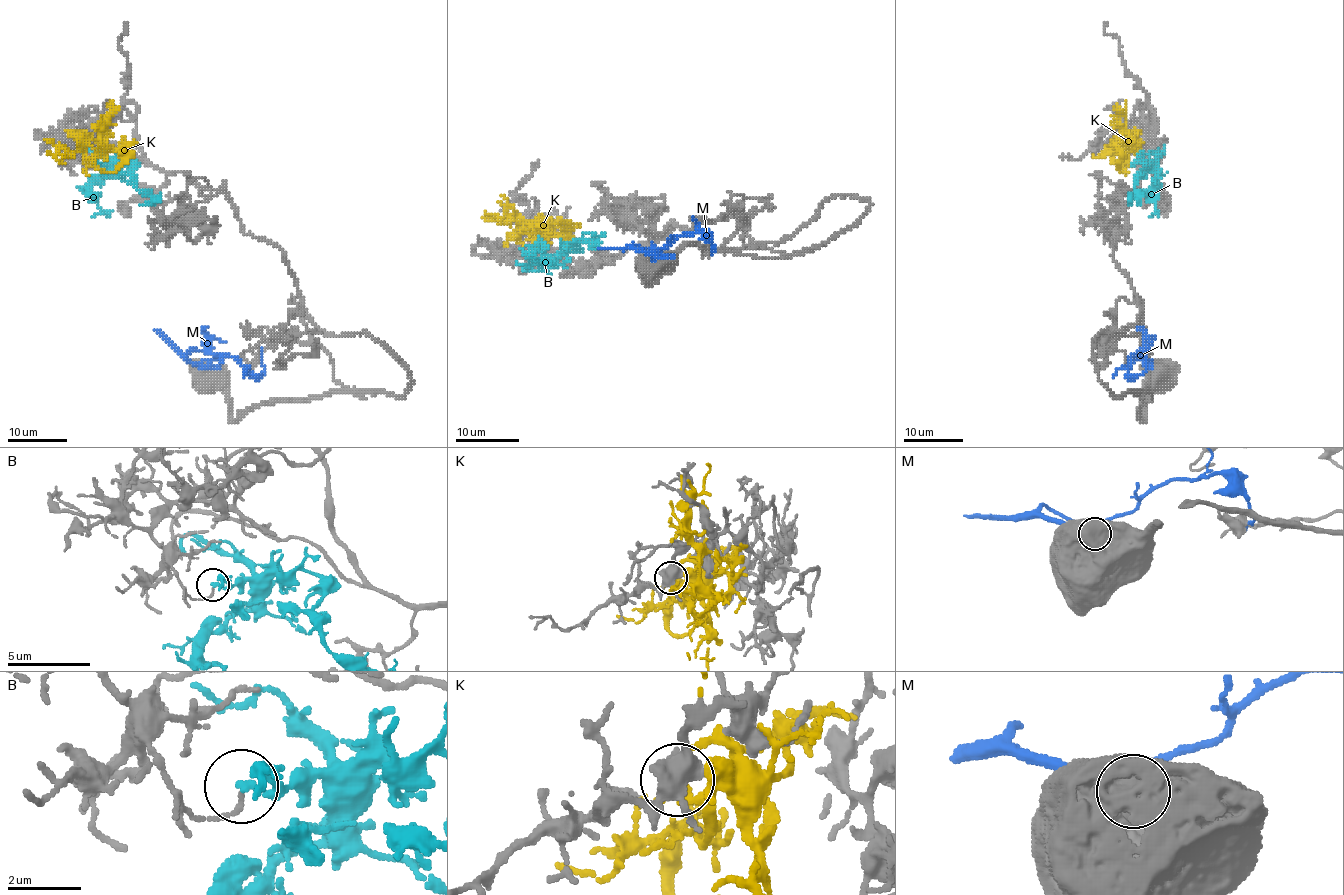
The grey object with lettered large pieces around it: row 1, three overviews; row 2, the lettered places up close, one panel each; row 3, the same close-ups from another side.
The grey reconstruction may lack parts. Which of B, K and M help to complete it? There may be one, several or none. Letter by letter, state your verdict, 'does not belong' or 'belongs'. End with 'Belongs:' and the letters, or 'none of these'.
B: belongs
K: does not belong
M: does not belong
Belongs: B

